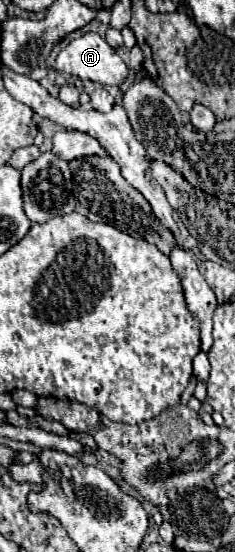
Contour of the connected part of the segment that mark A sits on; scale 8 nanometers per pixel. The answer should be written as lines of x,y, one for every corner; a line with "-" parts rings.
84,33
68,43
58,53
52,69
102,85
120,85
128,79
126,63
98,33

